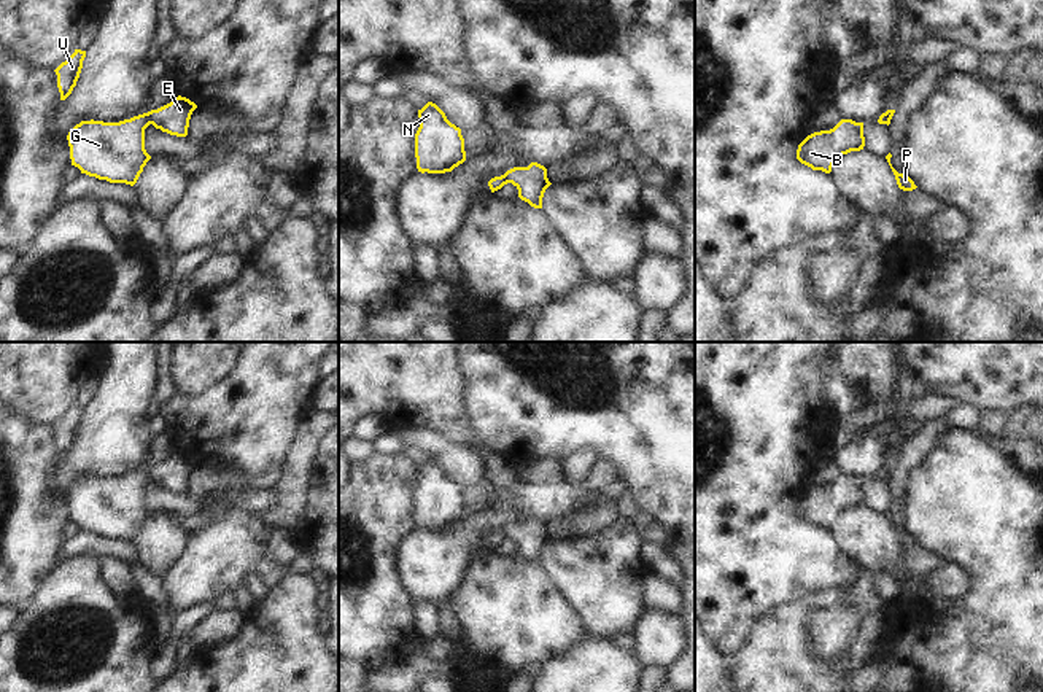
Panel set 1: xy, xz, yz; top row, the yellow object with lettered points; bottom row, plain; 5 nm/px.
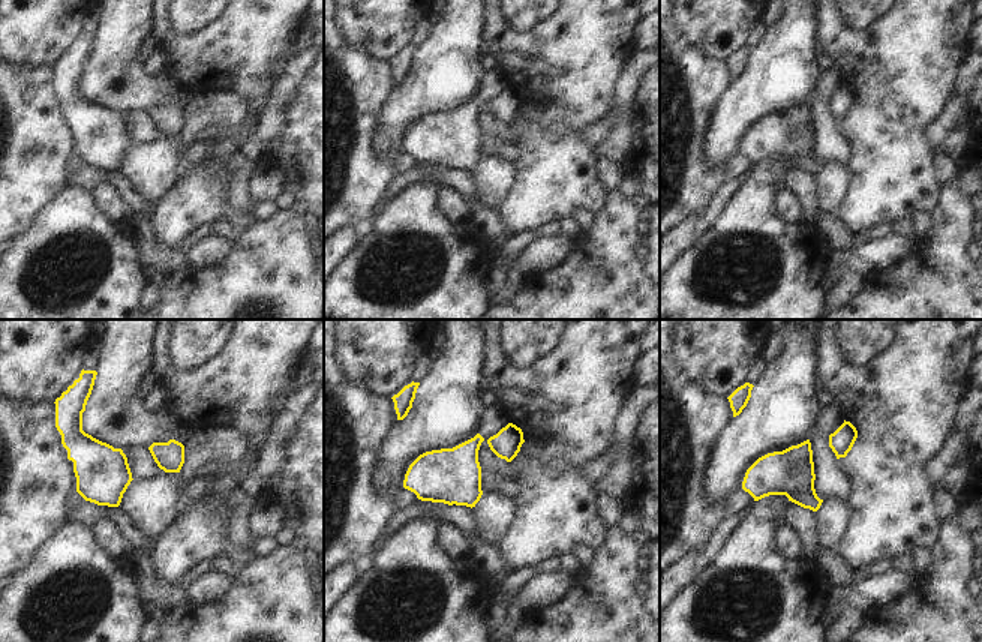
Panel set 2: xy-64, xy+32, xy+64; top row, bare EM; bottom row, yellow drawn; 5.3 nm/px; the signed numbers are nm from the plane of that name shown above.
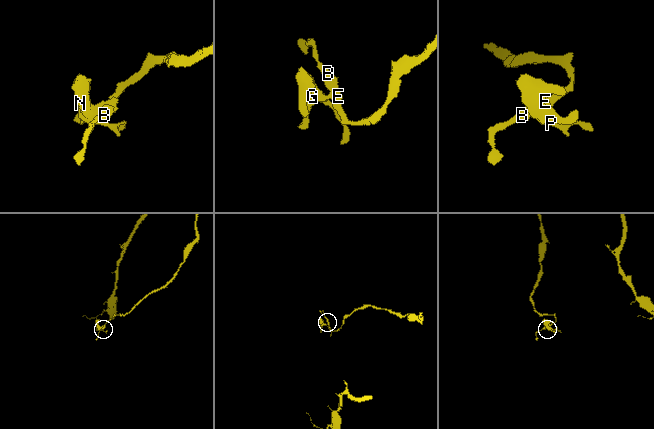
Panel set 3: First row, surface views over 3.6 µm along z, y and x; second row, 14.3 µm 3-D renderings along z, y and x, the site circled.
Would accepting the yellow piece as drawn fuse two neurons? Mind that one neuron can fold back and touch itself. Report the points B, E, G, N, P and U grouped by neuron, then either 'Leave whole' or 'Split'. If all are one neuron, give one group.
Groups: B E / G N P U. Split

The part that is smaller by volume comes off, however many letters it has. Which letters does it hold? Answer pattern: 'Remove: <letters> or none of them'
Remove: G, N, P, U

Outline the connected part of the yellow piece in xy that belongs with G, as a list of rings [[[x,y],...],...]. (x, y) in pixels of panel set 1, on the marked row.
[[[149,111],[119,122],[81,121],[67,135],[72,165],[81,173],[134,186],[151,159],[145,150]]]

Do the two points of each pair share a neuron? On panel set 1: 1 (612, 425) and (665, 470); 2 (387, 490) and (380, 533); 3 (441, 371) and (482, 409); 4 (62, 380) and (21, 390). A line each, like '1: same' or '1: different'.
1: same
2: same
3: different
4: same

